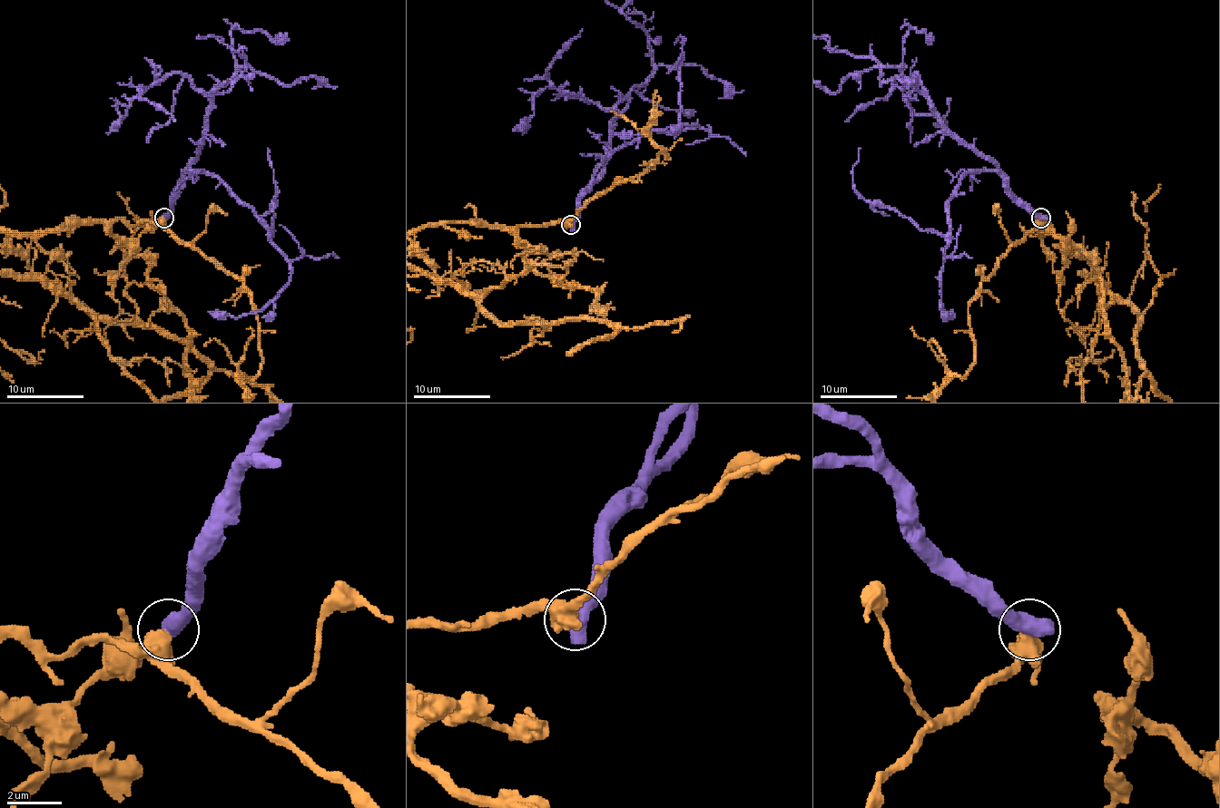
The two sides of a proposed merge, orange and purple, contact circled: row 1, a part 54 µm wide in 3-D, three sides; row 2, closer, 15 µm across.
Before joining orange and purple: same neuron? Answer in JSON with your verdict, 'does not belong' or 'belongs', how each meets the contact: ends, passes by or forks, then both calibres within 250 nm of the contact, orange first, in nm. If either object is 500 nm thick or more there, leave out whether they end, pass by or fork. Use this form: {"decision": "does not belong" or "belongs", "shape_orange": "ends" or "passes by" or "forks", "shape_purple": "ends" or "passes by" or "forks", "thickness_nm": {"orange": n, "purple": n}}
{"decision": "does not belong", "thickness_nm": {"orange": 650, "purple": 750}}

